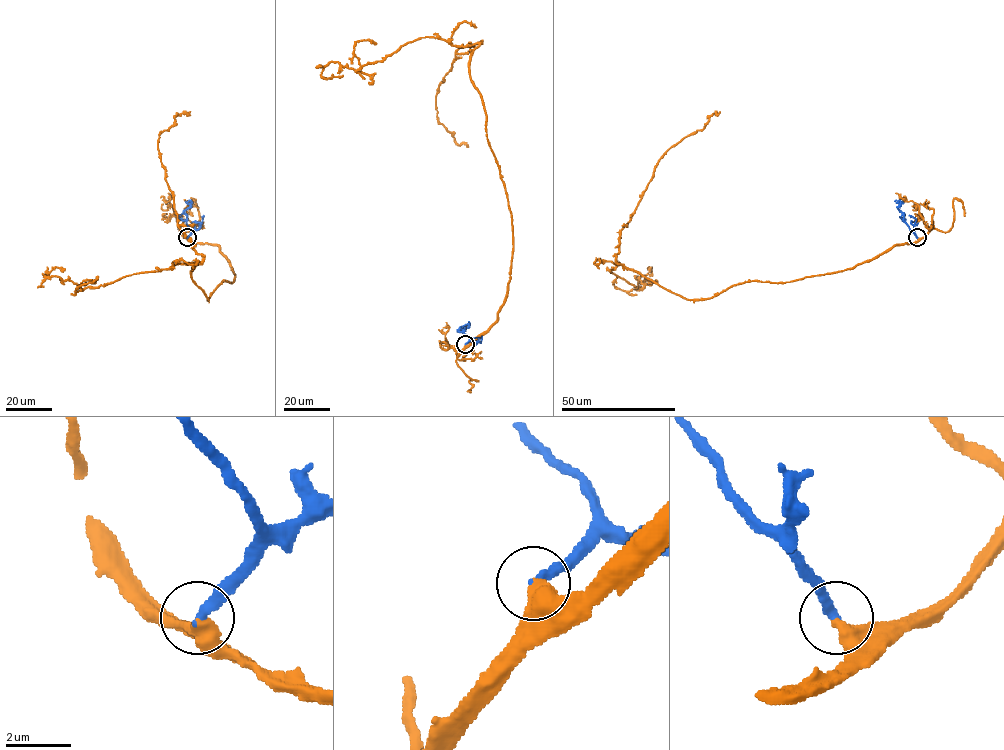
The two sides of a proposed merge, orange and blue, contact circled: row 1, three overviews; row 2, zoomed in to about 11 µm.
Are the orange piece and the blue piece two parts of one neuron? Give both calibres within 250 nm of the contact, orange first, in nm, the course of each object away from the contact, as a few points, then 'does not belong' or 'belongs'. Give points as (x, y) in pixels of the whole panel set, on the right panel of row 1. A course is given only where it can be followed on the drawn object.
500/280 nm | orange via (917, 237), (852, 268), (739, 283), (701, 299), (686, 299), (619, 264), (620, 231), (658, 161), (720, 111) | blue via (917, 237), (904, 221), (897, 207), (899, 203), (894, 201) | belongs

